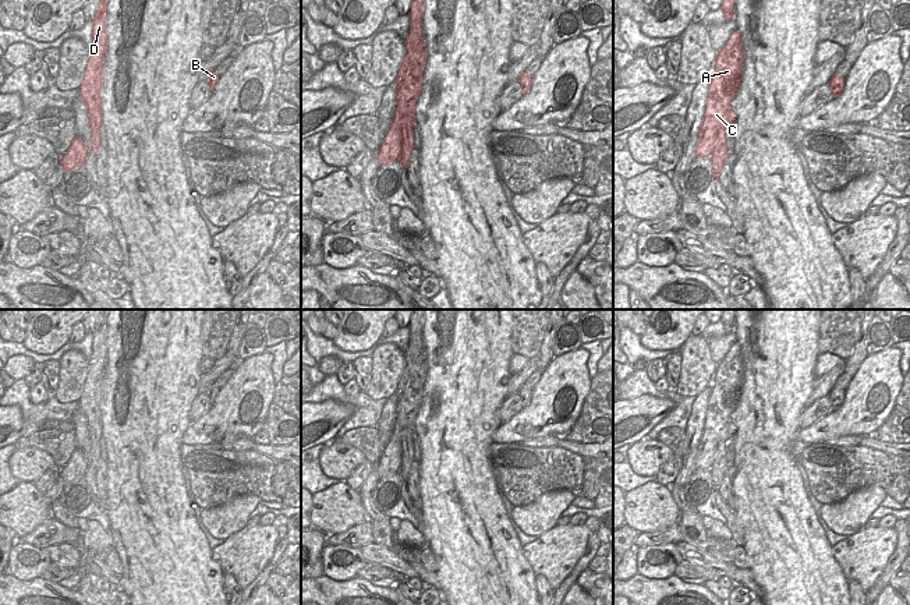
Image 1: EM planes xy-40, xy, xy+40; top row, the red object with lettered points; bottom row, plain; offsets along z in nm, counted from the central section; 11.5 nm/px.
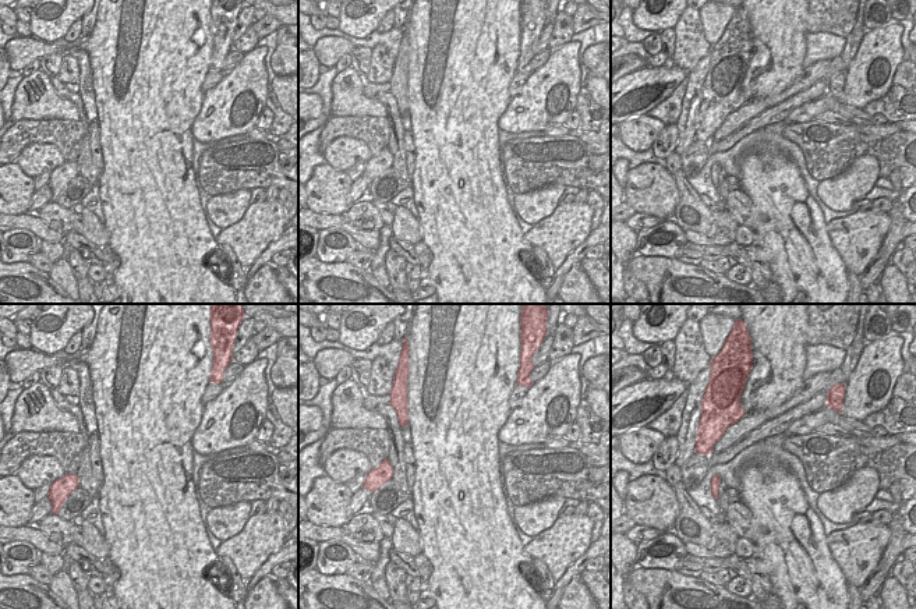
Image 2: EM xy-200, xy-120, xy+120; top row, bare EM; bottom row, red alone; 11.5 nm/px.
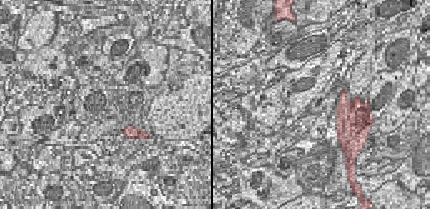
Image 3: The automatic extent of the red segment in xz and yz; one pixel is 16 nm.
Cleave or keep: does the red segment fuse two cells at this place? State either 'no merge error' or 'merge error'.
merge error

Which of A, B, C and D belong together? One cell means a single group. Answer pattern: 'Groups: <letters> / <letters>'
Groups: A C / B D.

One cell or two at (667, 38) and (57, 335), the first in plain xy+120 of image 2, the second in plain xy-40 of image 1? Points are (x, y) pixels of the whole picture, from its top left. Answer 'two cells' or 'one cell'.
two cells

